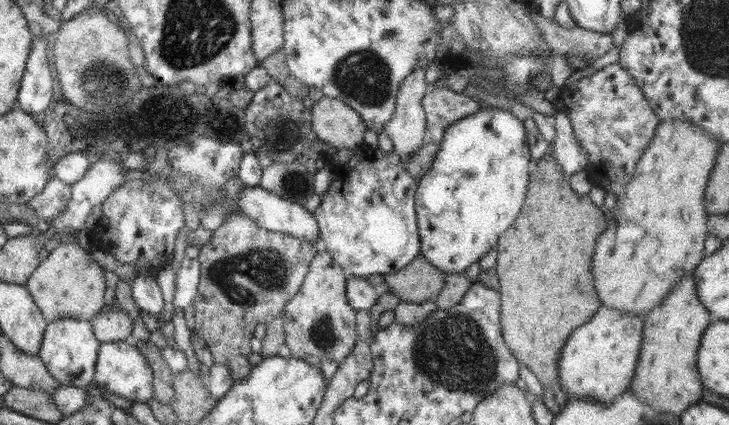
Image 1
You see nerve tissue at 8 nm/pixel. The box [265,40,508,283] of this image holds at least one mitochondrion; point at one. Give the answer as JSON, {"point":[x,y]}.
{"point":[360,75]}

